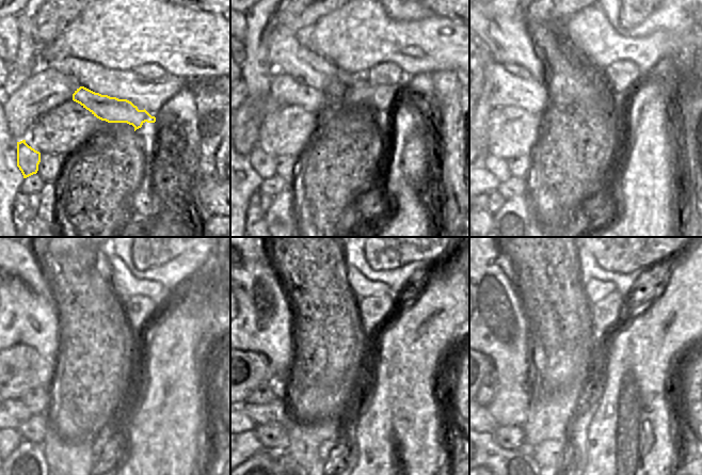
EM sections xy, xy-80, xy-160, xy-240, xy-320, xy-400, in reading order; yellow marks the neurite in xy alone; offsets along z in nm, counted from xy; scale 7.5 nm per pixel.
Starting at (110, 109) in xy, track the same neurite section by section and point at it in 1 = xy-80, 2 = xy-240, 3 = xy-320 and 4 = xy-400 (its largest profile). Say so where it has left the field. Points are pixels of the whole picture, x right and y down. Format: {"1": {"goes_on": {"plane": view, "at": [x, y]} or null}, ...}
{"1": {"goes_on": {"plane": "xy-80", "at": [285, 90]}}, "2": {"goes_on": {"plane": "xy-240", "at": [22, 318]}}, "3": {"goes_on": {"plane": "xy-320", "at": [265, 322]}}, "4": {"goes_on": {"plane": "xy-400", "at": [498, 327]}}}

